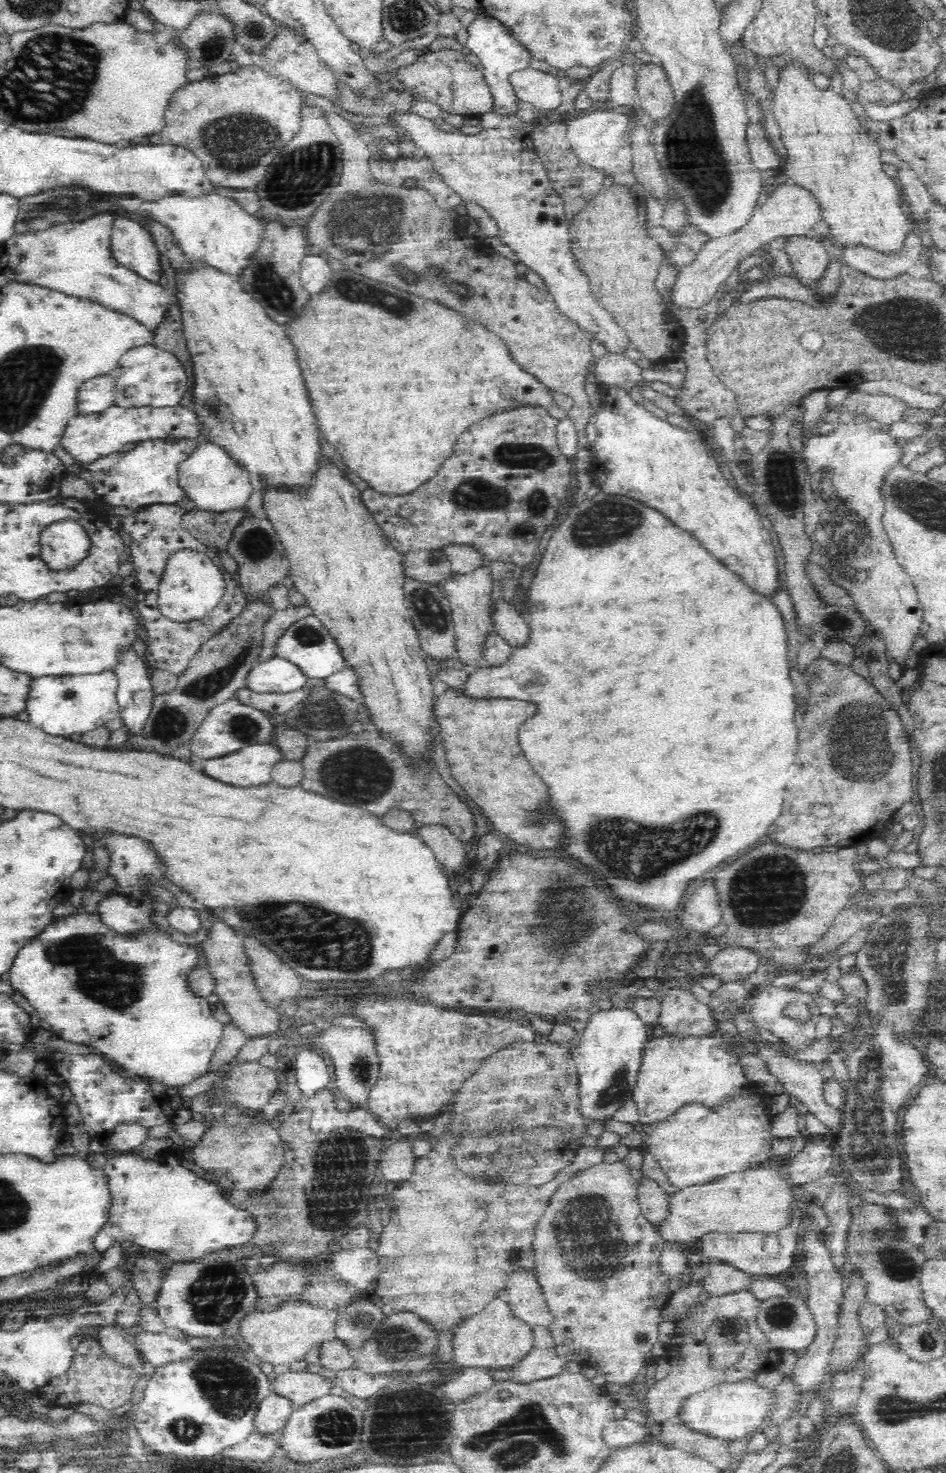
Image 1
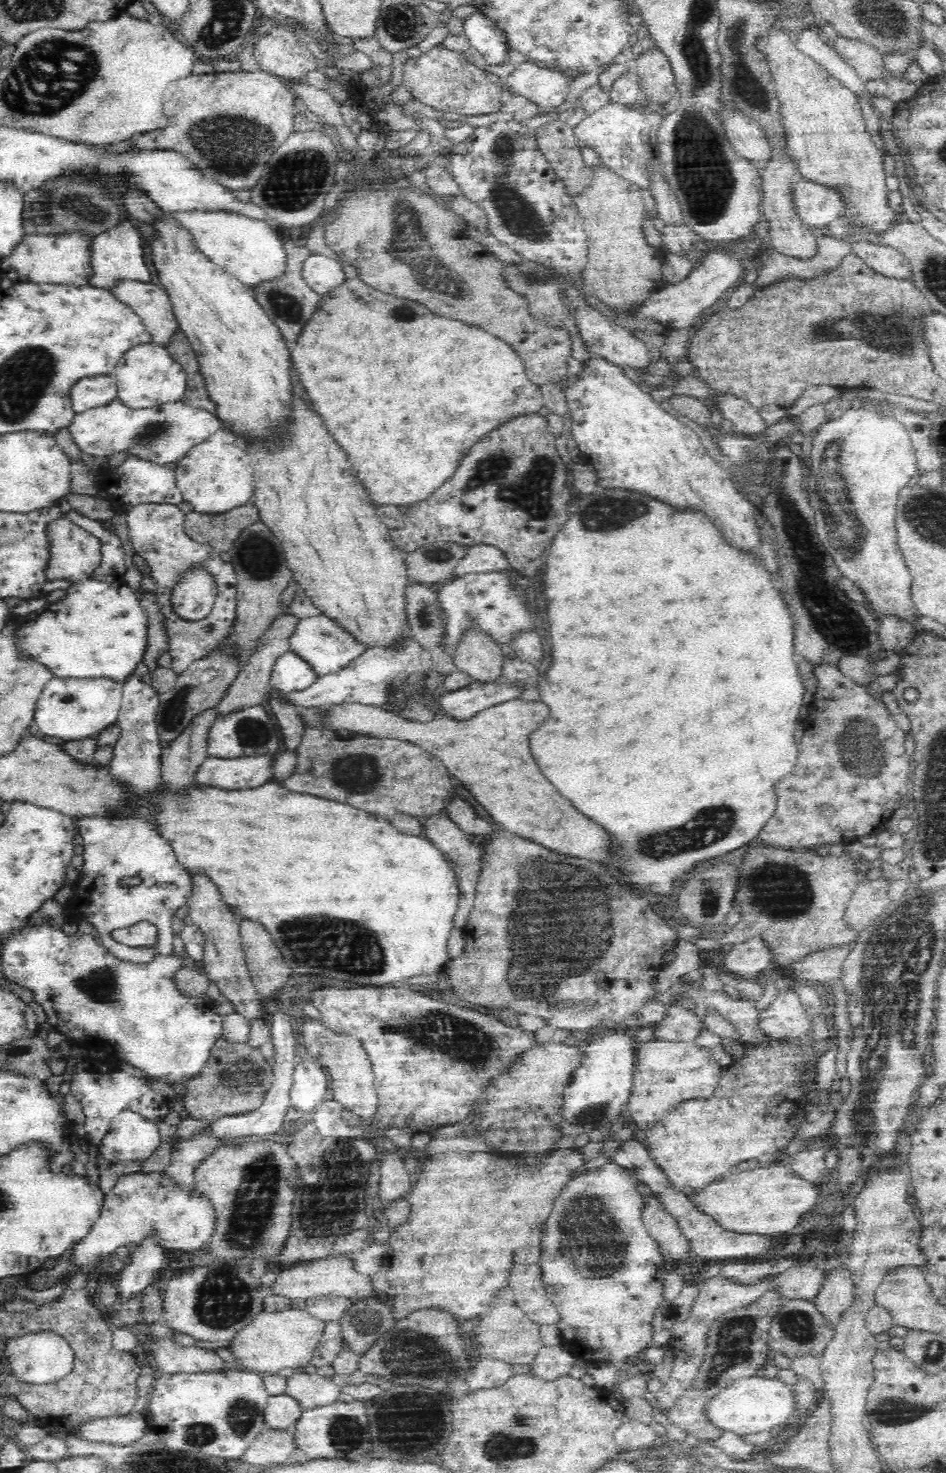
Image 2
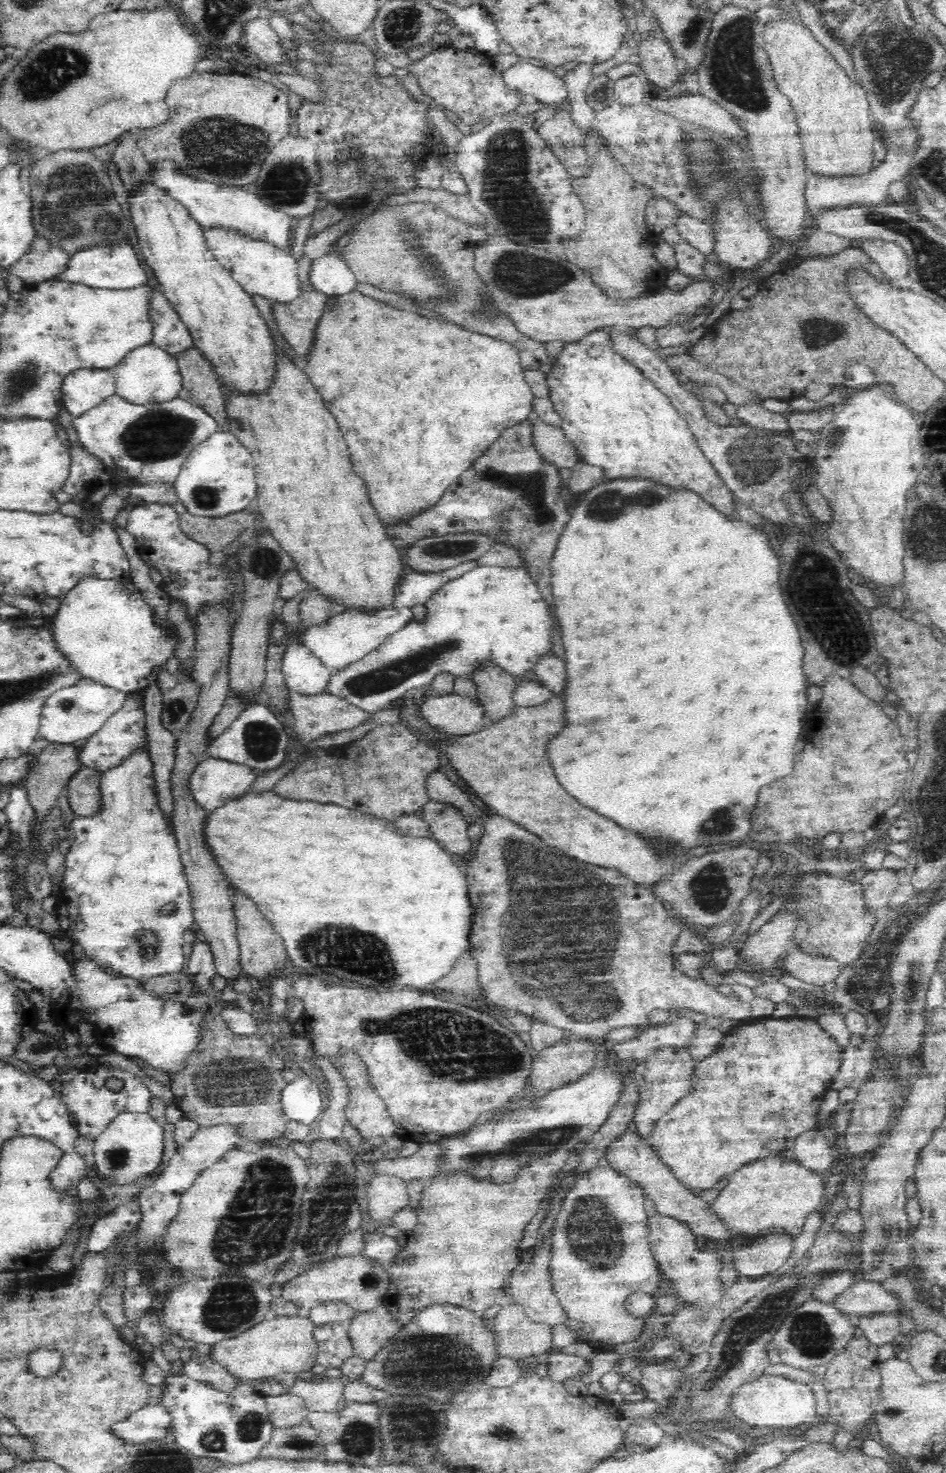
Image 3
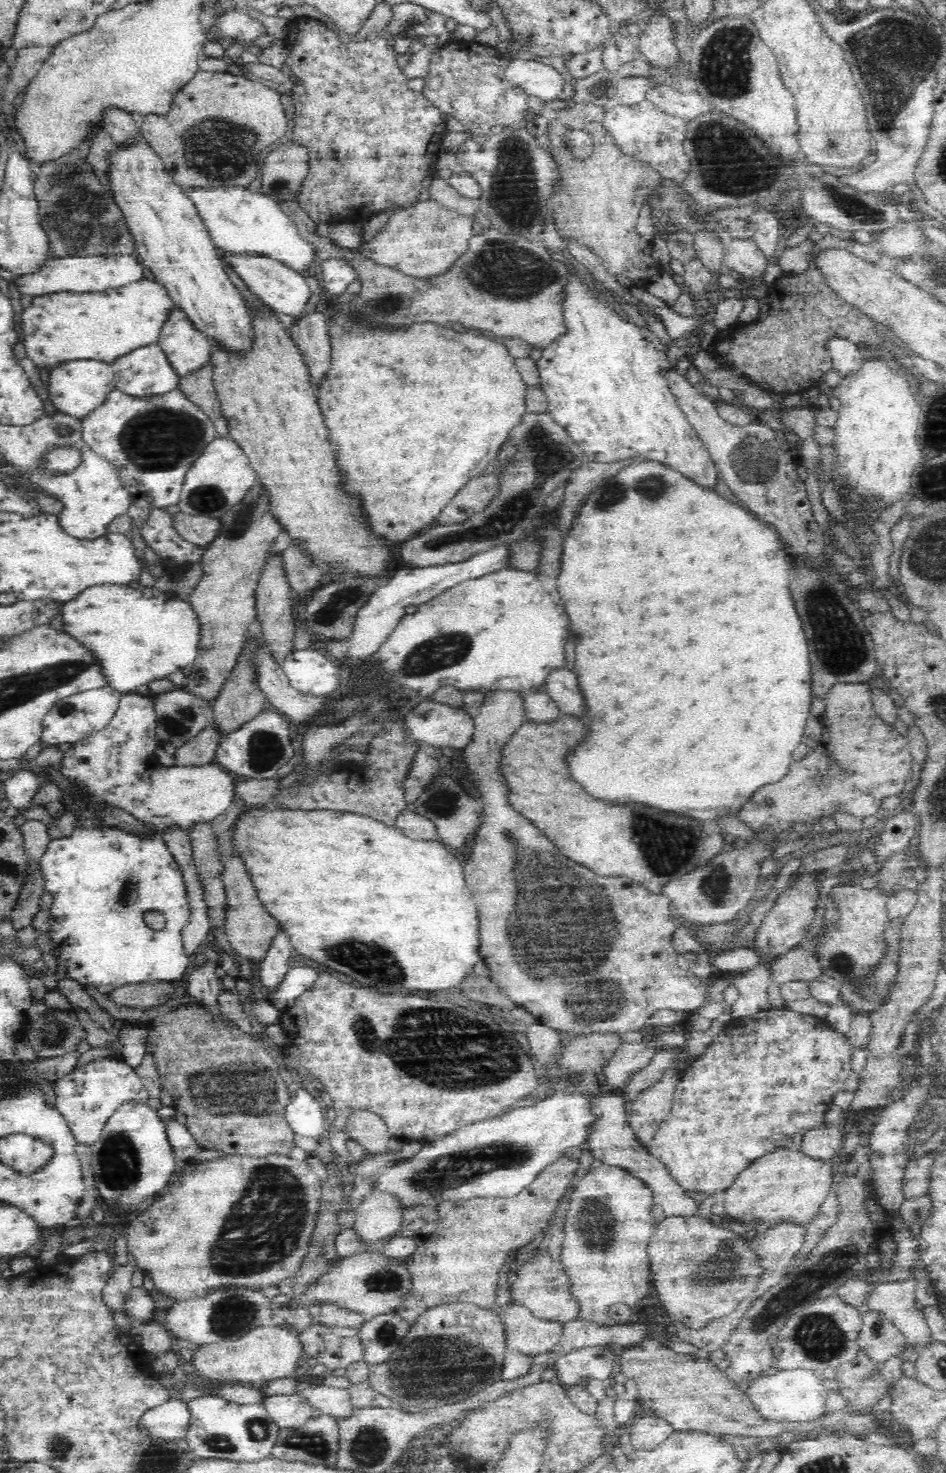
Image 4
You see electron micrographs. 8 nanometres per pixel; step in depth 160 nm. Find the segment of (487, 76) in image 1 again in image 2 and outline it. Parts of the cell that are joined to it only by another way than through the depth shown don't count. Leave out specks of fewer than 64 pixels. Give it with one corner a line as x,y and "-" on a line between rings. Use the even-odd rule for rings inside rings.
475,12
465,22
465,36
469,46
478,50
487,66
502,66
509,63
510,45
504,32
495,21
482,12

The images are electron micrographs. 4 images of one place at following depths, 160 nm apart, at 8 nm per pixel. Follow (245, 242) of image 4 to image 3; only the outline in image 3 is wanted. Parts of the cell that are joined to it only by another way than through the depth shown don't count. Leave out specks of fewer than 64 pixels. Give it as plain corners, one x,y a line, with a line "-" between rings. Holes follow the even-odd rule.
174,160
154,161
151,168
151,184
161,188
176,203
180,203
186,212
199,222
201,226
218,225
218,227
235,228
251,237
277,244
278,248
290,249
292,232
291,218
264,204
254,190
242,190
236,186
219,185
207,180
198,180
195,176
185,173

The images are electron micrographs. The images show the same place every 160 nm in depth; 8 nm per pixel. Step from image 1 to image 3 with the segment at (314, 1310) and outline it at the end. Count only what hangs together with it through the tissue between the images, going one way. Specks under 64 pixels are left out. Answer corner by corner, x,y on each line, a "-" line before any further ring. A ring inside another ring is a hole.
275,1314
234,1338
211,1346
210,1358
224,1365
238,1379
256,1382
259,1379
310,1370
317,1364
318,1341
314,1337
316,1325
298,1314

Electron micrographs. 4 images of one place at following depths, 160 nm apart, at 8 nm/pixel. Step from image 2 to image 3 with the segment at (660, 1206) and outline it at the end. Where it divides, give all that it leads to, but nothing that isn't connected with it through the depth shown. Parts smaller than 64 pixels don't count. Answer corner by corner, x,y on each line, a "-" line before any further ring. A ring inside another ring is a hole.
655,1213
647,1219
650,1248
653,1257
658,1261
661,1276
674,1283
676,1295
682,1295
683,1304
696,1303
698,1307
707,1309
715,1305
721,1297
722,1281
718,1276
722,1270
722,1255
718,1251
698,1251
696,1237
690,1233
683,1222
670,1216

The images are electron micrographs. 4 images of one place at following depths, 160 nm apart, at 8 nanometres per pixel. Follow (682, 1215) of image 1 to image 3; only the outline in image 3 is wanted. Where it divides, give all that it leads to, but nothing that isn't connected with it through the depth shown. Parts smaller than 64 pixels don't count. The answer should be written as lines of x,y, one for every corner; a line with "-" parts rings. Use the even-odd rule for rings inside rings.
778,1156
756,1160
730,1176
726,1188
712,1200
709,1207
734,1233
753,1236
771,1231
795,1233
805,1224
806,1217
823,1207
825,1175
798,1166

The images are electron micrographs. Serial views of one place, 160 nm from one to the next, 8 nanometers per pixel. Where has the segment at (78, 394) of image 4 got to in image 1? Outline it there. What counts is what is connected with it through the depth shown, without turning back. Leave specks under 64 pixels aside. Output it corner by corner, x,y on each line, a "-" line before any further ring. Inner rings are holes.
111,374
84,381
78,389
77,414
93,415
115,404
115,382

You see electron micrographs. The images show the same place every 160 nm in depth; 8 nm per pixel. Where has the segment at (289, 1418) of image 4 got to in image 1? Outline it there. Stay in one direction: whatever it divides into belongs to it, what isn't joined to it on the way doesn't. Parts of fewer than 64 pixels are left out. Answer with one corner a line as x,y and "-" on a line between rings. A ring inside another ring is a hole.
272,1393
261,1400
253,1418
255,1432
266,1435
283,1431
290,1413
294,1410
288,1398

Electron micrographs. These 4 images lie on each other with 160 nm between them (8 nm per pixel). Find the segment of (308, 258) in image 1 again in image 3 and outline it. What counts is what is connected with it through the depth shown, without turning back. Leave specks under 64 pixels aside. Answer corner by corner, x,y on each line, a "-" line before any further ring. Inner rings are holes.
336,254
311,259
310,282
319,292
327,296
352,292
357,279
351,268

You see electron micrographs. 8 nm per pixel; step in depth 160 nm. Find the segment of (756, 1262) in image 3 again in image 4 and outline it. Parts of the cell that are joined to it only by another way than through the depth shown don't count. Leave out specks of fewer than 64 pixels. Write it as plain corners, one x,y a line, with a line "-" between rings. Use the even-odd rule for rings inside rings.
782,1222
776,1226
769,1225
765,1232
758,1232
750,1242
757,1264
770,1272
790,1269
793,1258
804,1242
805,1230
806,1226

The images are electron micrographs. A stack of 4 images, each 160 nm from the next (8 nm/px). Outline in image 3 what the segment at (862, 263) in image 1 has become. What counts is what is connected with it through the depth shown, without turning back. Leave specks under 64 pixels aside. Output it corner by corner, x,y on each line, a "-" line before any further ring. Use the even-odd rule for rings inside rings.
863,239
860,248
893,283
906,283
909,277
909,258
897,244
883,240

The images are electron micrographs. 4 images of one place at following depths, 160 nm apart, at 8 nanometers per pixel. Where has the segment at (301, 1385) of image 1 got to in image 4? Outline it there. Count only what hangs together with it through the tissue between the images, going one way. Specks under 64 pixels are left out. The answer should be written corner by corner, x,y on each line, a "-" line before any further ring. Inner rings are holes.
315,1386
302,1388
297,1392
305,1398
313,1409
320,1410
322,1415
330,1415
337,1419
350,1416
353,1406
351,1405
349,1389
331,1386

